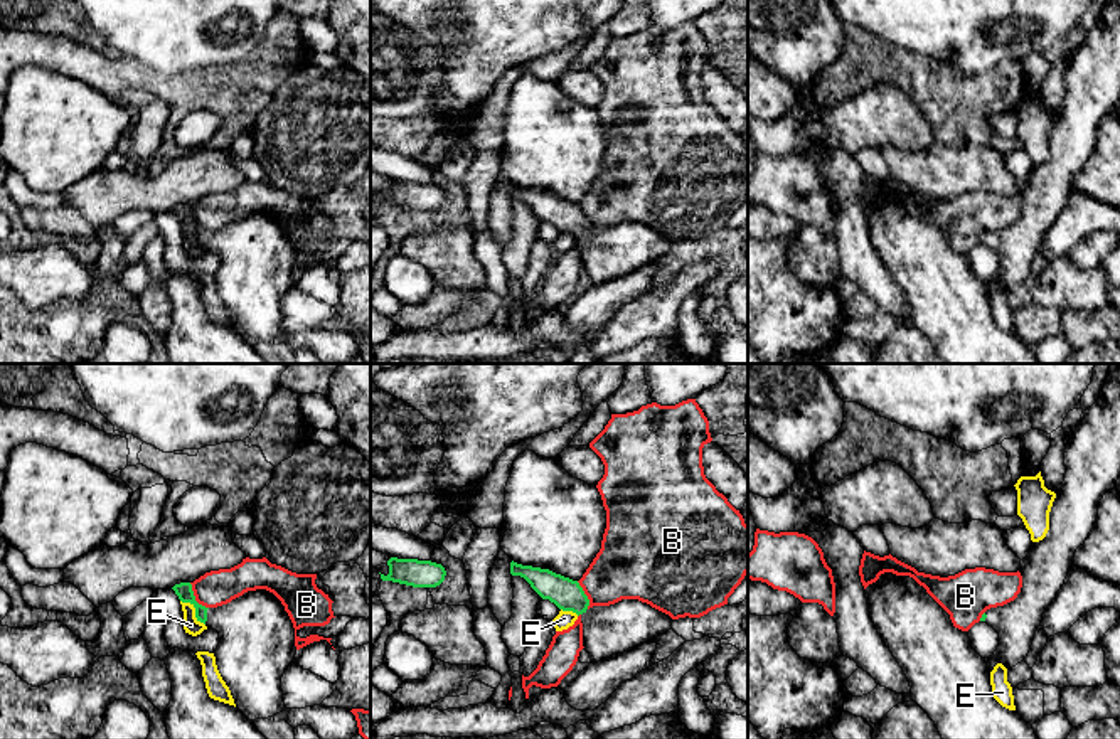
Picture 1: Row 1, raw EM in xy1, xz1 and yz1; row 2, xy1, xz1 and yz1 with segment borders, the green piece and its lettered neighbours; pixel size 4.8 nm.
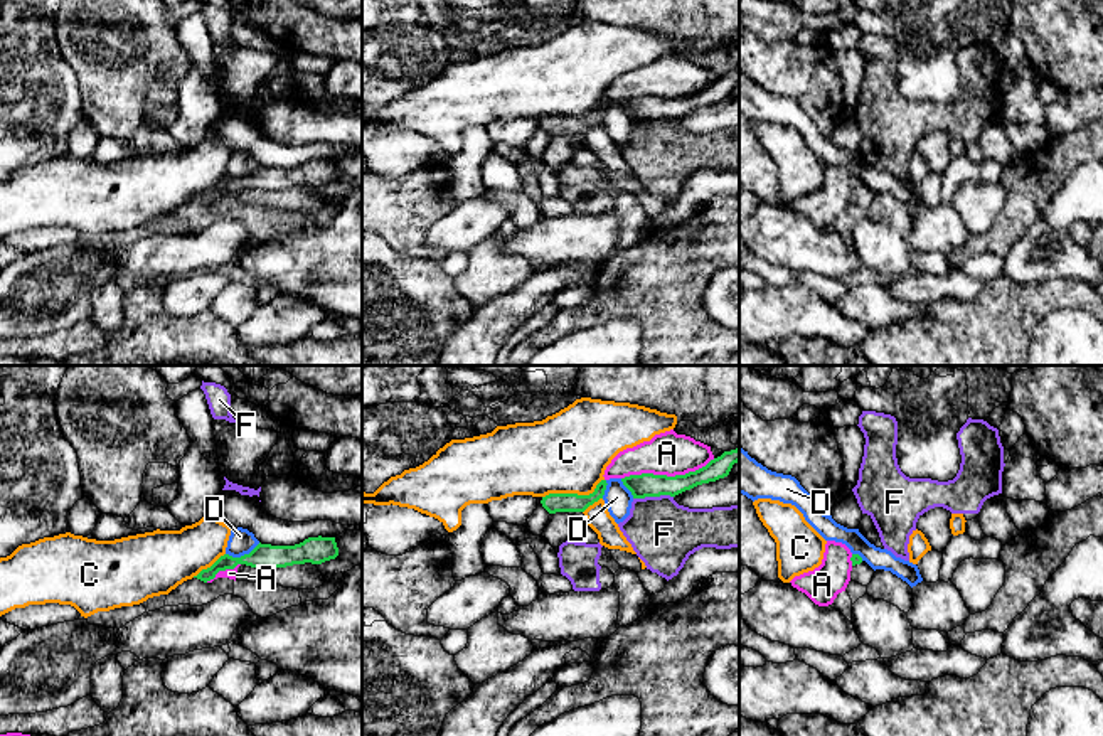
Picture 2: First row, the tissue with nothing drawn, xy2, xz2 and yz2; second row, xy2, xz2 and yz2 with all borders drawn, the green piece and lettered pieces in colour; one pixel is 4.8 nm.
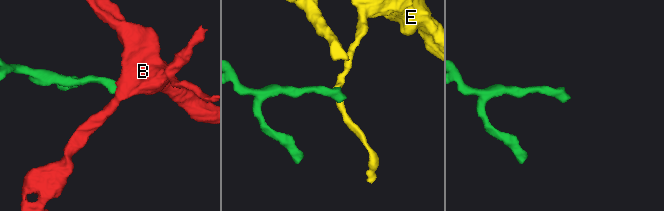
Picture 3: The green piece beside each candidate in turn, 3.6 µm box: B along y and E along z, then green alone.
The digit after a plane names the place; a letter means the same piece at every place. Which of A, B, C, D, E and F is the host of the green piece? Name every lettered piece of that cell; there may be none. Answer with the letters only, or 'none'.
none

